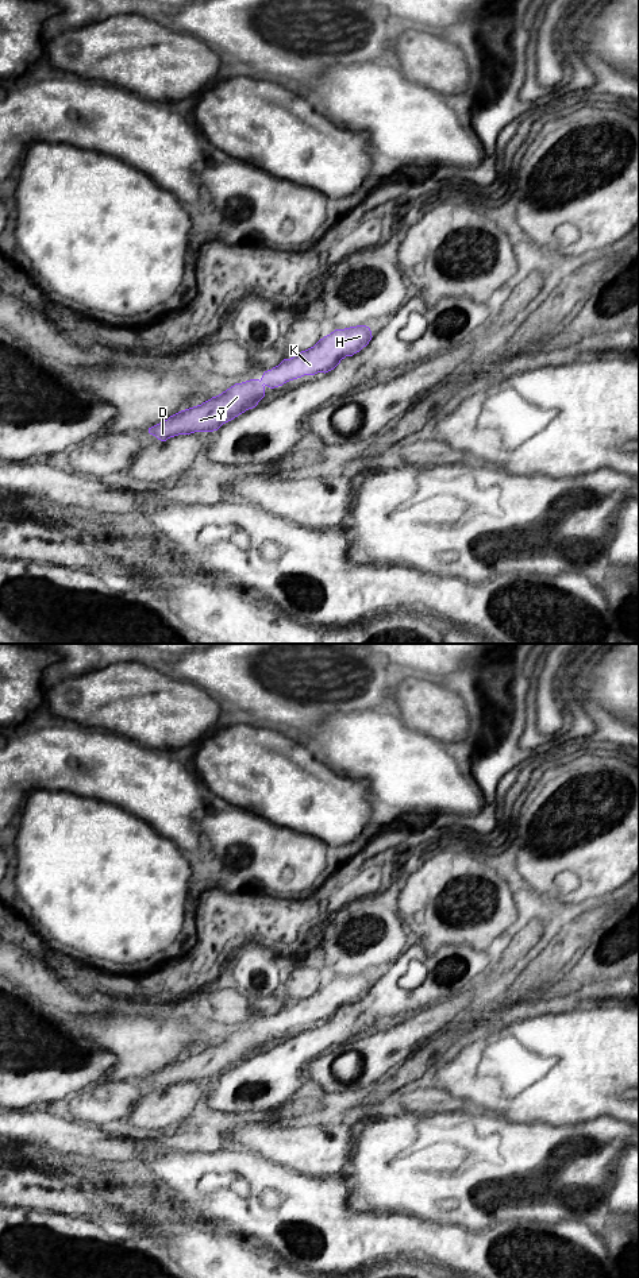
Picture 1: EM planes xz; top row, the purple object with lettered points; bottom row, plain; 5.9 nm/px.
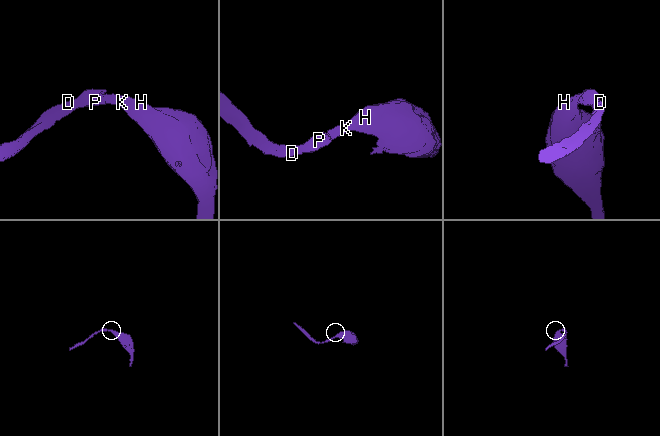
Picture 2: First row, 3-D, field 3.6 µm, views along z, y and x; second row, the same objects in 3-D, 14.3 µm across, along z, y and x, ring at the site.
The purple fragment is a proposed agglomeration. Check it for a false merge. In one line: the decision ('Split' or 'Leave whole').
Leave whole

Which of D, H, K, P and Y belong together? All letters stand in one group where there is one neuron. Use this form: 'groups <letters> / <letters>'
groups D H K P Y

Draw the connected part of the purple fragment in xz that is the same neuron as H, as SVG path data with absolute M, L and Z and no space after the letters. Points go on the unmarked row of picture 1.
M366 973L335 977L320 987L313 995L284 1007L278 1013L263 1020L261 1027L235 1031L222 1042L201 1053L181 1058L163 1070L149 1076L149 1081L161 1089L178 1082L213 1080L223 1072L253 1057L265 1045L265 1035L278 1035L284 1031L334 1018L342 1007L359 1000L372 988Z

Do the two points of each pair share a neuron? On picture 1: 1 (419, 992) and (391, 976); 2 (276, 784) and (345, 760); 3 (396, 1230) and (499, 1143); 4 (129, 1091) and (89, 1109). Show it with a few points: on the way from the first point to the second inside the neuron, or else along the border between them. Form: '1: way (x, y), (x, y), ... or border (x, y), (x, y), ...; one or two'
1: way (411, 993), (403, 993), (393, 984); one
2: border (324, 764), (339, 775), (355, 780); two
3: border (380, 1209), (407, 1213), (422, 1220); two
4: way (119, 1097), (99, 1104); one

